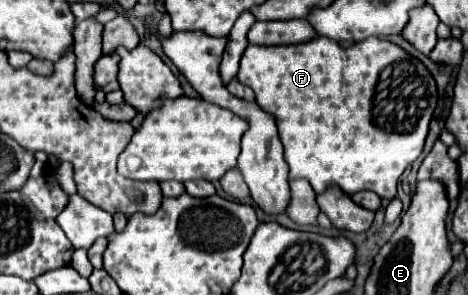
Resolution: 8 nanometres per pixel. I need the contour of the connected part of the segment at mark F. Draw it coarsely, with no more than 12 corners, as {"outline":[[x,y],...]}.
{"outline":[[250,44],[290,178],[392,200],[438,100],[396,44]]}

